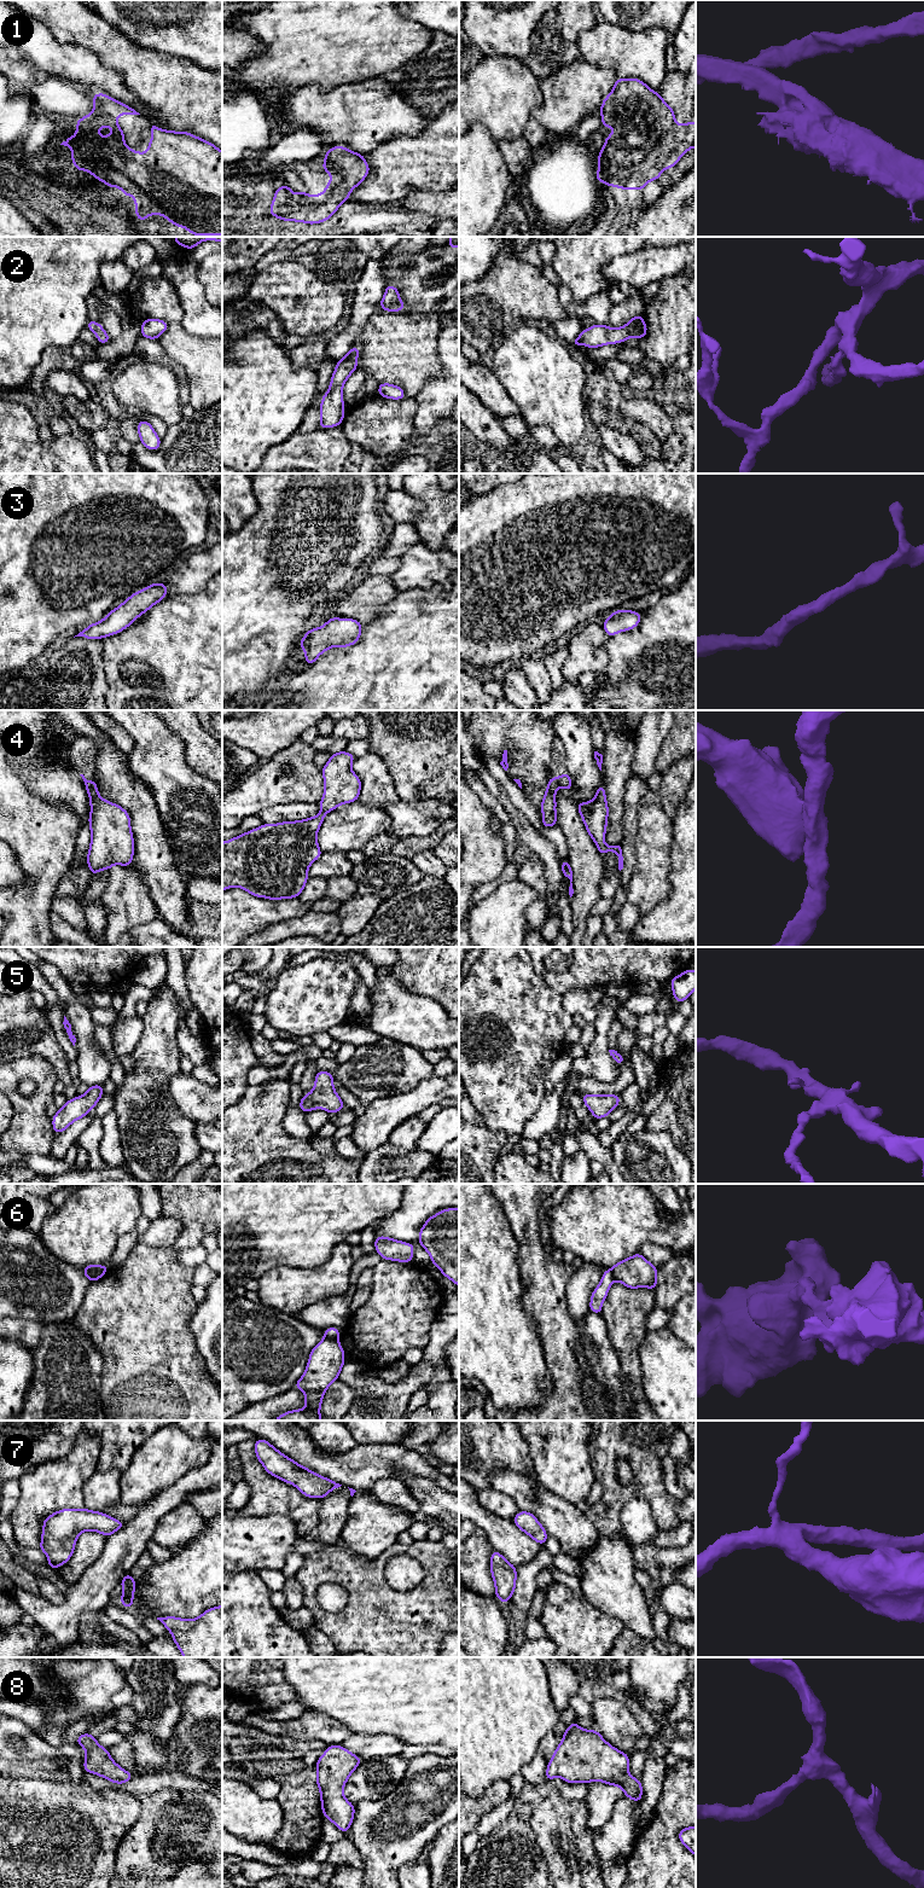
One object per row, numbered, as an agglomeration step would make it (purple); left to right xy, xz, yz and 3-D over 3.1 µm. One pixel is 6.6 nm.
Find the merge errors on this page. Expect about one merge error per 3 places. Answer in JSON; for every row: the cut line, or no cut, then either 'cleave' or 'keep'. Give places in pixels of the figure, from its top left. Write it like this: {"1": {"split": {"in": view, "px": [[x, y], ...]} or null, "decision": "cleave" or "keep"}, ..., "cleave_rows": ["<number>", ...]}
{"1": {"split": null, "decision": "keep"}, "2": {"split": null, "decision": "keep"}, "3": {"split": null, "decision": "keep"}, "4": {"split": {"in": "yz", "px": [[557, 779], [559, 784]]}, "decision": "cleave"}, "5": {"split": null, "decision": "keep"}, "6": {"split": {"in": "xz", "px": [[325, 1336], [336, 1338]]}, "decision": "cleave"}, "7": {"split": null, "decision": "keep"}, "8": {"split": null, "decision": "keep"}, "cleave_rows": ["4", "6"]}

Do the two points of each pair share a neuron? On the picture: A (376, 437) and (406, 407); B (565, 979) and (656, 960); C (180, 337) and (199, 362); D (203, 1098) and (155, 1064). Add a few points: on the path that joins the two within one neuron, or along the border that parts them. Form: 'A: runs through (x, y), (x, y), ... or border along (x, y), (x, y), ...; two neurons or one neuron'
A: runs through (383, 430), (399, 414); one neuron
B: runs through (588, 969), (597, 960), (633, 960); one neuron
C: runs through (181, 343), (195, 356); one neuron
D: border along (180, 1072), (166, 1085), (166, 1098), (173, 1105); two neurons

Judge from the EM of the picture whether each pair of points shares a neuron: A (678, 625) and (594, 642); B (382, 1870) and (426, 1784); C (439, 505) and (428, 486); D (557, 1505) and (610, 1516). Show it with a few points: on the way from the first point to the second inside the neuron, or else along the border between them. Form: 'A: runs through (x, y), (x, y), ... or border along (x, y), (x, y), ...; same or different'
A: border along (609, 637), (605, 642), (605, 667); different
B: runs through (384, 1848), (384, 1830), (408, 1806); same
C: runs through (436, 500), (428, 491); same
D: border along (583, 1512), (599, 1533); different

